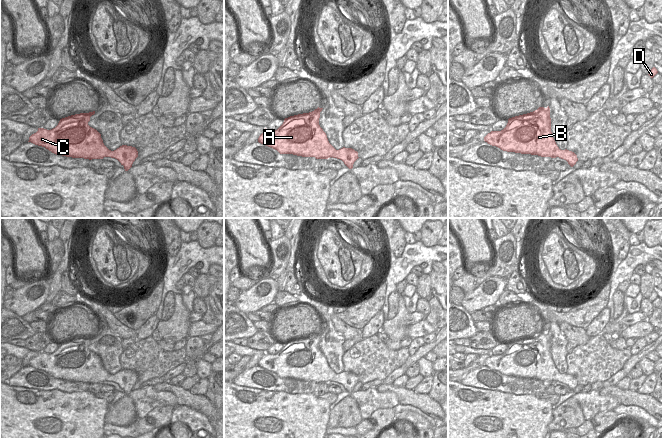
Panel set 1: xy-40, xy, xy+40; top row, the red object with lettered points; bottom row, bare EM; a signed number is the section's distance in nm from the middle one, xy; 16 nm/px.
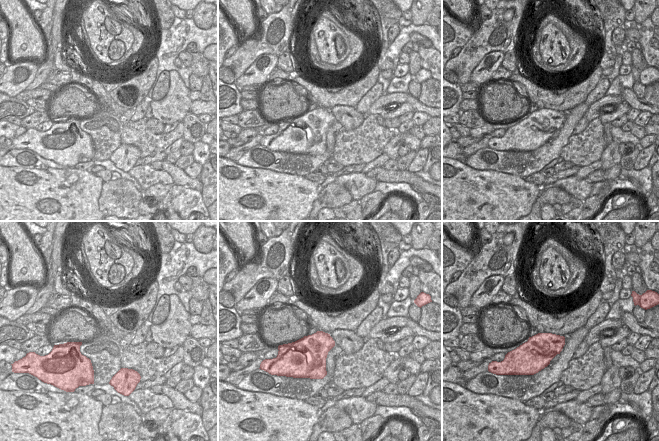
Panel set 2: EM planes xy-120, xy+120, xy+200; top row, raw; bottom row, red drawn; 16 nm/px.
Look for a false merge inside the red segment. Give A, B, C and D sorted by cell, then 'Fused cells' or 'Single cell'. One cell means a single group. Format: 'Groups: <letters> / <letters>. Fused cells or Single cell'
Groups: A B C D. Single cell.

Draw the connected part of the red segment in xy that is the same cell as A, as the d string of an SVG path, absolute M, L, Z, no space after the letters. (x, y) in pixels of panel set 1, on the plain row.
M318 331L312 336L285 342L277 354L265 352L258 366L277 374L280 378L316 383L337 382L352 393L354 386L359 382L358 376L345 371L336 374L329 367L326 357L319 349L322 333Z

